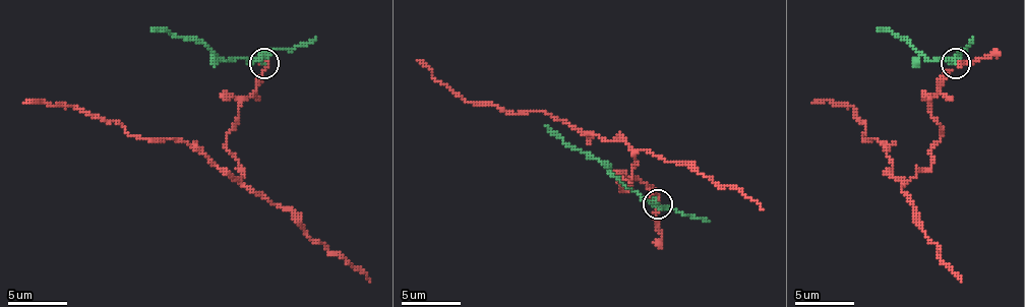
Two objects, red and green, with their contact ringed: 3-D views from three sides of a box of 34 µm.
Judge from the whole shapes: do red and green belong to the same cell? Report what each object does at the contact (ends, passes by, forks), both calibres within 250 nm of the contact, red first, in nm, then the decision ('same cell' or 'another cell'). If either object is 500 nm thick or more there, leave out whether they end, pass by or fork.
red passes by | green passes by | 240/140 nm | another cell

